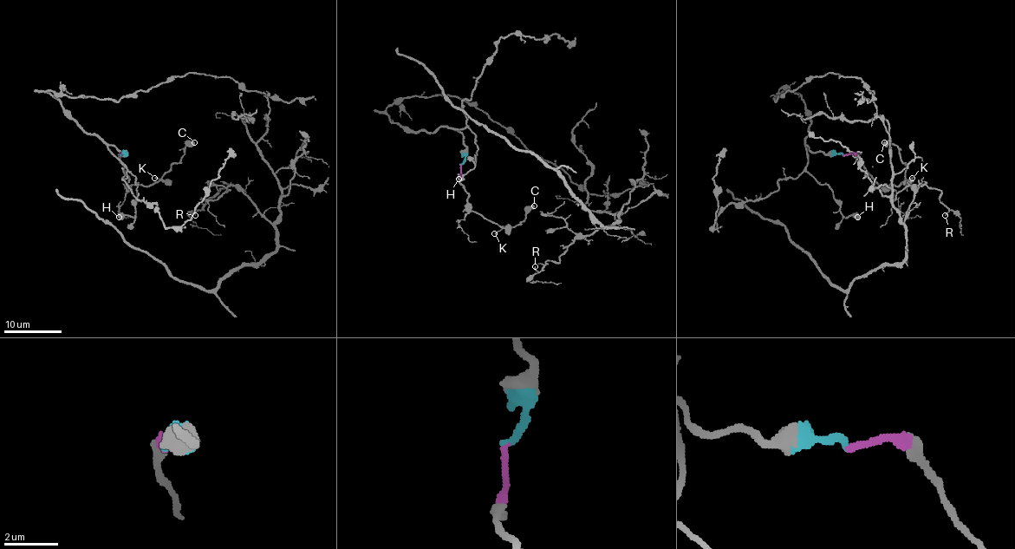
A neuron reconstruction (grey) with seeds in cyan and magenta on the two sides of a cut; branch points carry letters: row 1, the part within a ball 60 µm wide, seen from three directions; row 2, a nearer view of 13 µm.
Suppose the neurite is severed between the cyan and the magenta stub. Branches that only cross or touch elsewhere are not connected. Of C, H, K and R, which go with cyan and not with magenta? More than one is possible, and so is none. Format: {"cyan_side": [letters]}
{"cyan_side": ["H", "R"]}

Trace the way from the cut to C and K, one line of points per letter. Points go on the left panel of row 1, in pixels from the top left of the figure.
C: (121, 155), (120, 160), (128, 178), (126, 186), (148, 186), (182, 160), (185, 147), (195, 142)
K: (121, 155), (120, 160), (128, 178), (126, 186), (161, 181), (154, 178)

